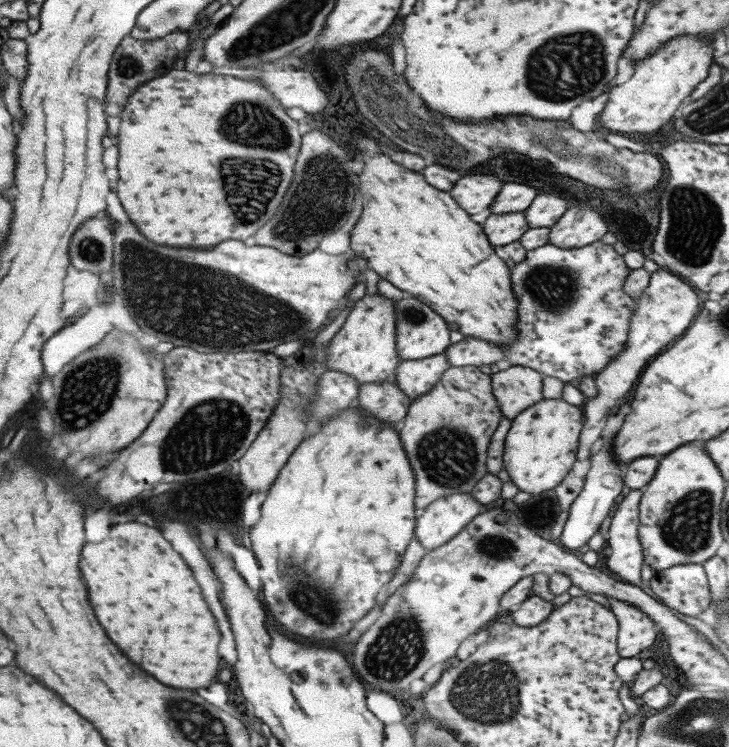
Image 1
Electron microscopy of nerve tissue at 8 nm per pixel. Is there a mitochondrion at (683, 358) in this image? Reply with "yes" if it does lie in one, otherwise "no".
no

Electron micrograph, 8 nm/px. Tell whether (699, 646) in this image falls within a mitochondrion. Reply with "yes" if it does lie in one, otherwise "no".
no

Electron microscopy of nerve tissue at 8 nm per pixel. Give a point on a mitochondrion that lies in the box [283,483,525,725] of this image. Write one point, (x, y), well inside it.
(394, 653)

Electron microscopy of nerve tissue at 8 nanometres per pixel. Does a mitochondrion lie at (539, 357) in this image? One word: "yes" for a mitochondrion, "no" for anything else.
no

